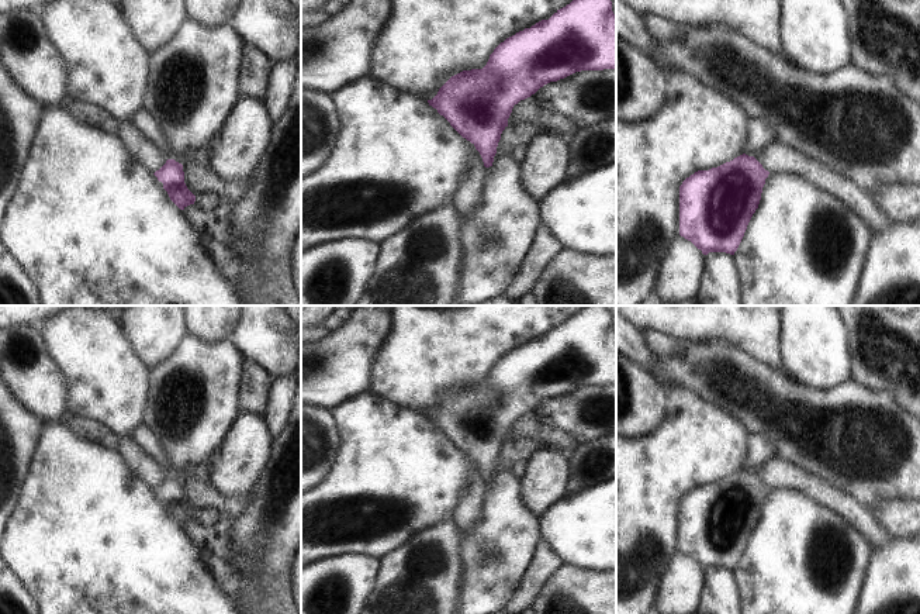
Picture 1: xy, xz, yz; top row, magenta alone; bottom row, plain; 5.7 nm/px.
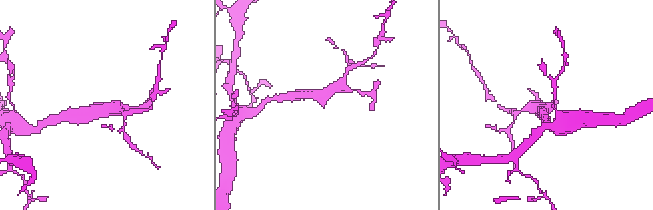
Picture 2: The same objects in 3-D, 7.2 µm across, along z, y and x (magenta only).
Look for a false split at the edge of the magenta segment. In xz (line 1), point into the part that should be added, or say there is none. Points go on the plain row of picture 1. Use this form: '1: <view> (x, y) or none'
1: none

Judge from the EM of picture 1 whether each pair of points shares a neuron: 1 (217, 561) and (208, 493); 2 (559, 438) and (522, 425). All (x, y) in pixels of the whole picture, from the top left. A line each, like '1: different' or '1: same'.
1: same
2: same

